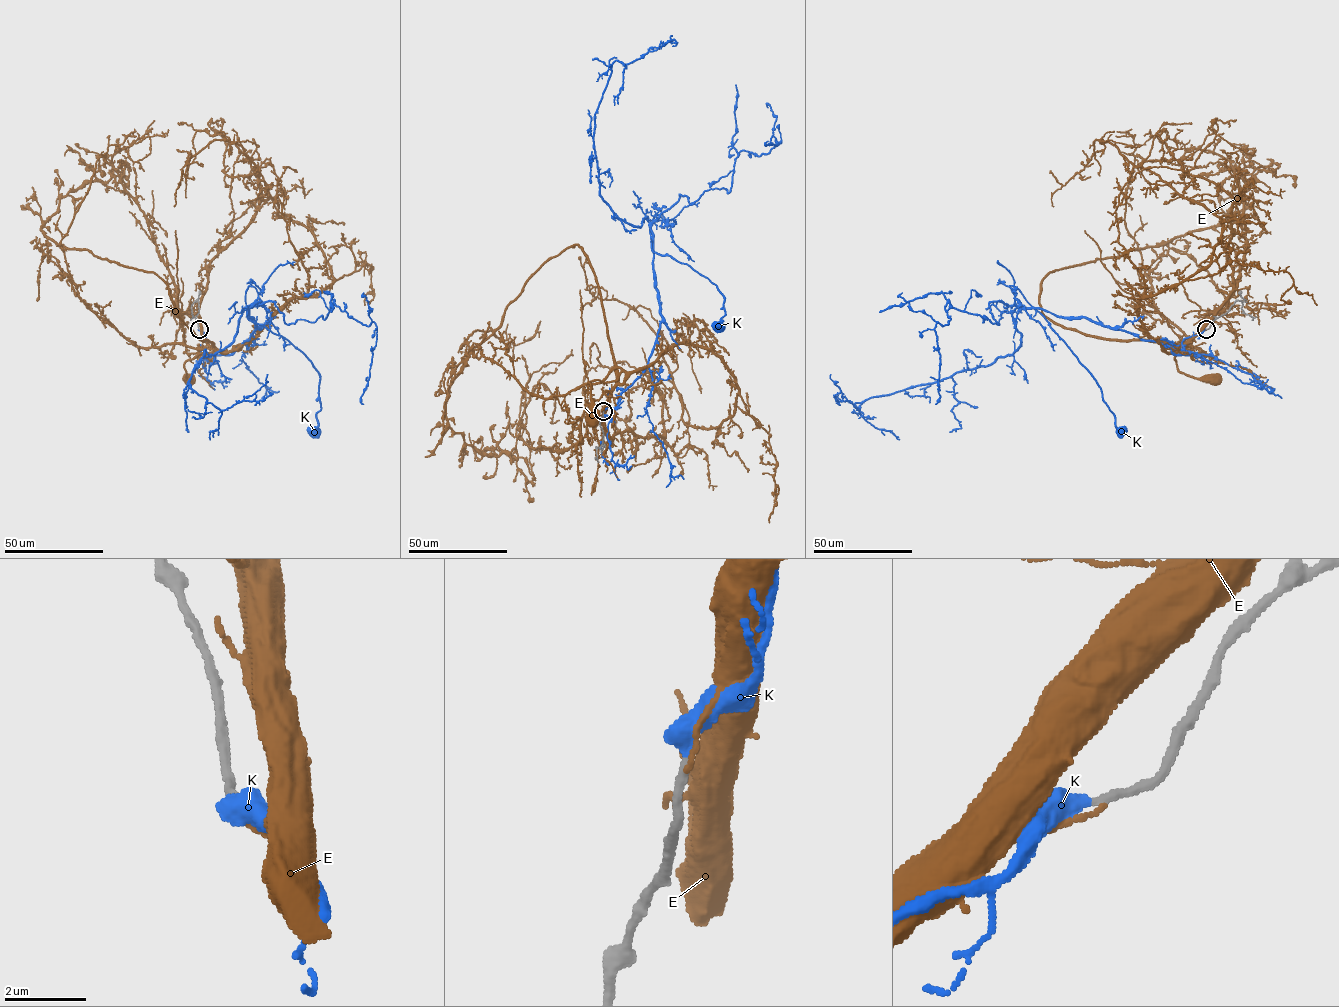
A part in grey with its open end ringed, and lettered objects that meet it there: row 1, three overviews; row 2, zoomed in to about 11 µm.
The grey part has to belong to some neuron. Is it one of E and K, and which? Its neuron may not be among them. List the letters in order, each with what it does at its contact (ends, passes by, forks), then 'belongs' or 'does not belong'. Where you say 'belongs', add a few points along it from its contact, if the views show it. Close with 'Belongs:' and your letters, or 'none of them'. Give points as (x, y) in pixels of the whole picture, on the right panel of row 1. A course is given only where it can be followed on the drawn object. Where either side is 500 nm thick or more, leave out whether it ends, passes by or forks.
E: it ends; does not belong
K: belongs; course (1206, 329), (1175, 355), (1084, 317), (1019, 307), (1009, 286), (1091, 375), (1119, 431)
Belongs: K

